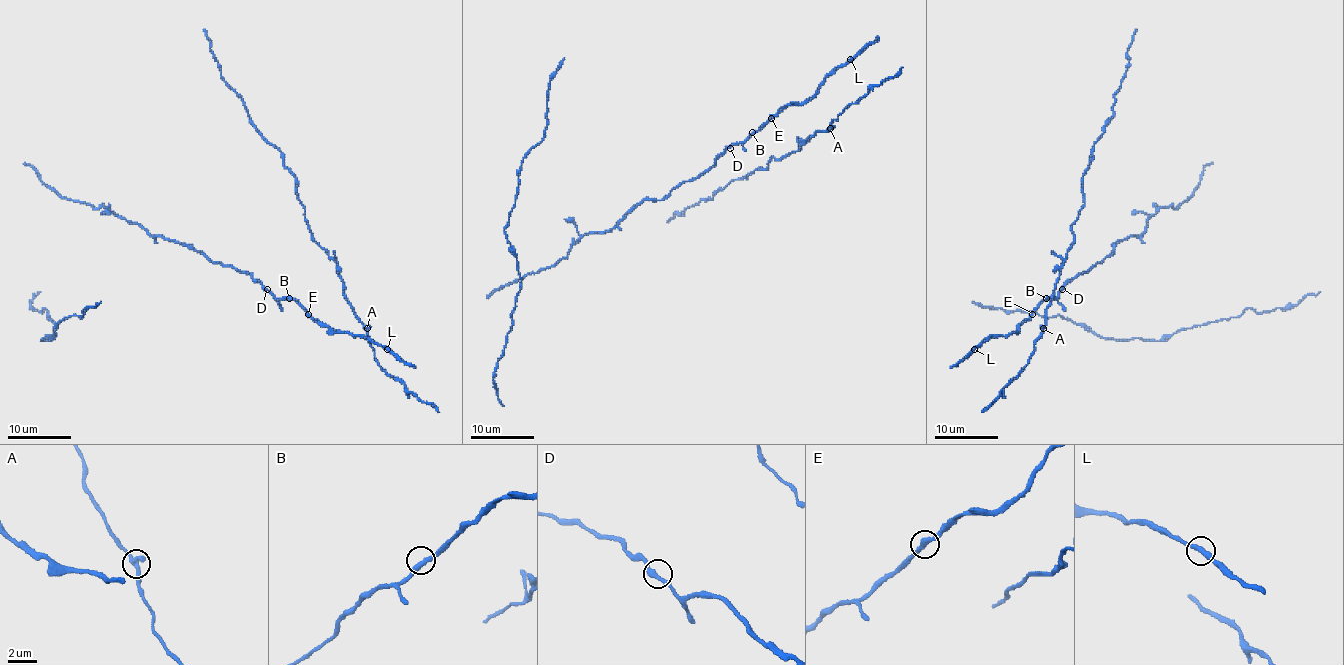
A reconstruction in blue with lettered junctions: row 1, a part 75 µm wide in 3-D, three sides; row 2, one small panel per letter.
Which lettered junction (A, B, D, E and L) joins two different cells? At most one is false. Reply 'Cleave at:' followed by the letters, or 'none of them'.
Cleave at: none of them

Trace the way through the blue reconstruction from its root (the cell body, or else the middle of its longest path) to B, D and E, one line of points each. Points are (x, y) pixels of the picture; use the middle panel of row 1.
B: (703, 171), (729, 148), (743, 141), (752, 132)
D: (703, 171), (730, 148)
E: (703, 171), (729, 148), (746, 141), (771, 118)

